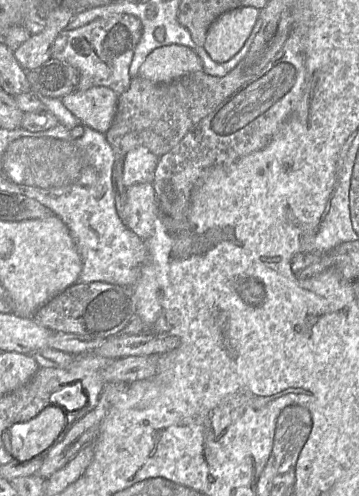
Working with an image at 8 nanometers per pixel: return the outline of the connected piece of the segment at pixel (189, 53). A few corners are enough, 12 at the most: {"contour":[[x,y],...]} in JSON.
{"contour":[[171,44],[153,50],[138,76],[167,84],[199,71],[194,50]]}

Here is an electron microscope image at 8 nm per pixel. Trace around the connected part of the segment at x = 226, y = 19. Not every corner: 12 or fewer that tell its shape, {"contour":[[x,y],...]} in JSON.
{"contour":[[255,7],[220,15],[204,47],[224,63],[243,47],[259,17]]}

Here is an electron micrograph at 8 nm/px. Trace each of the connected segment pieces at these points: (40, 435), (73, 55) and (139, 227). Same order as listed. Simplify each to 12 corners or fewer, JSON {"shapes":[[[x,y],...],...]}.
{"shapes":[[[46,407],[3,433],[6,451],[25,462],[60,437],[67,412]],[[134,15],[66,29],[52,58],[78,69],[77,90],[120,95],[143,24]],[[153,183],[126,191],[125,225],[145,241],[161,214]]]}

